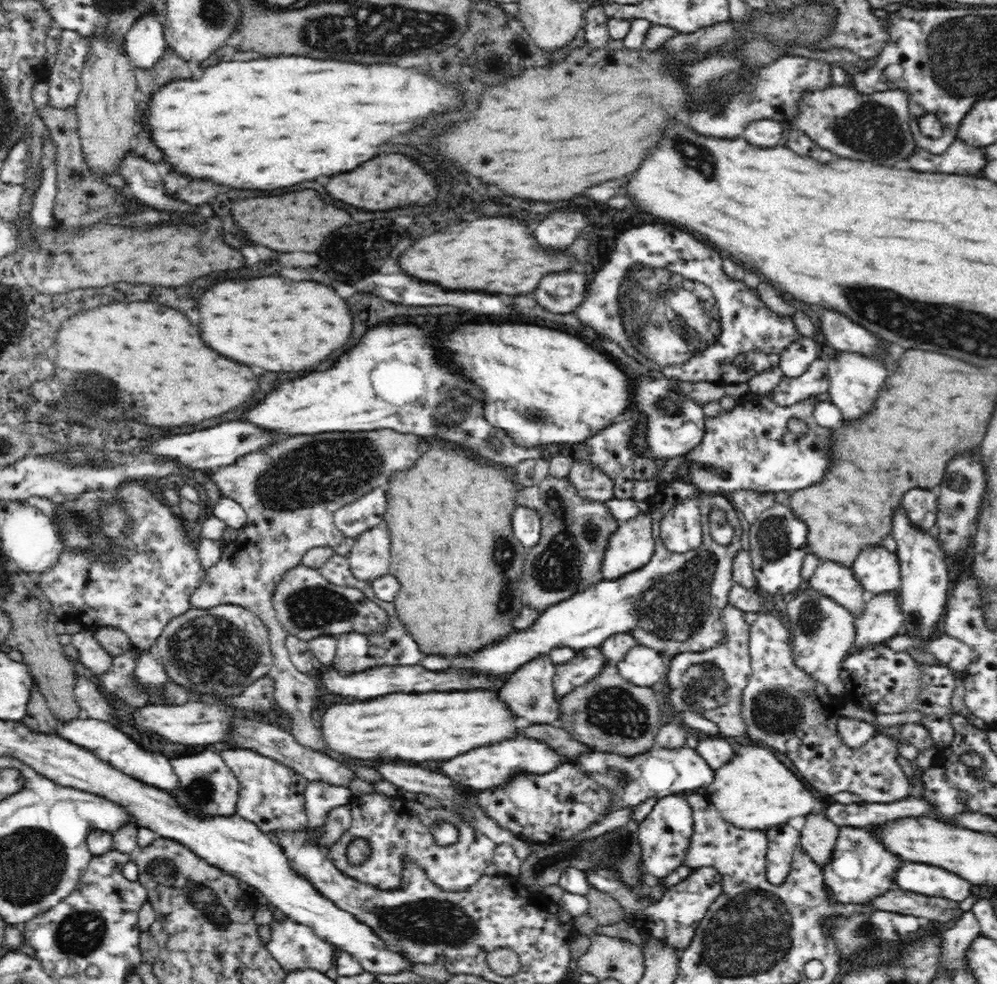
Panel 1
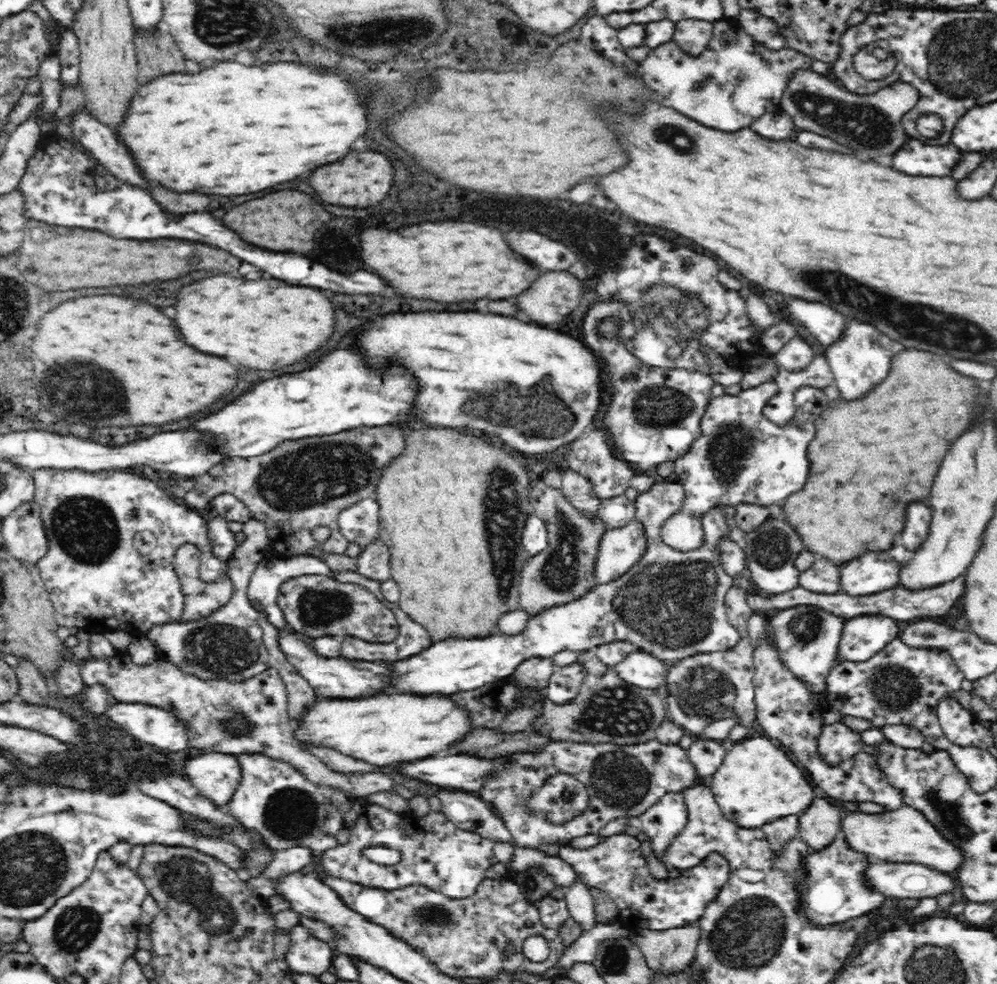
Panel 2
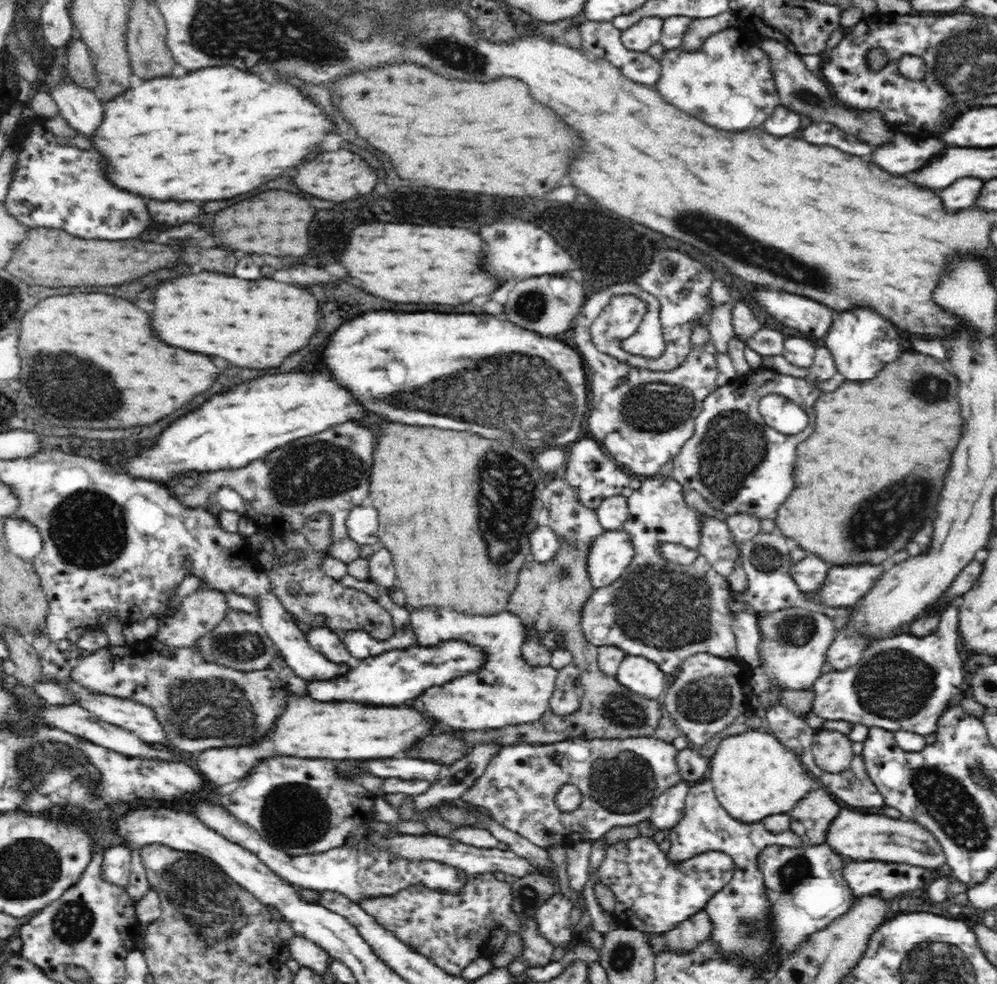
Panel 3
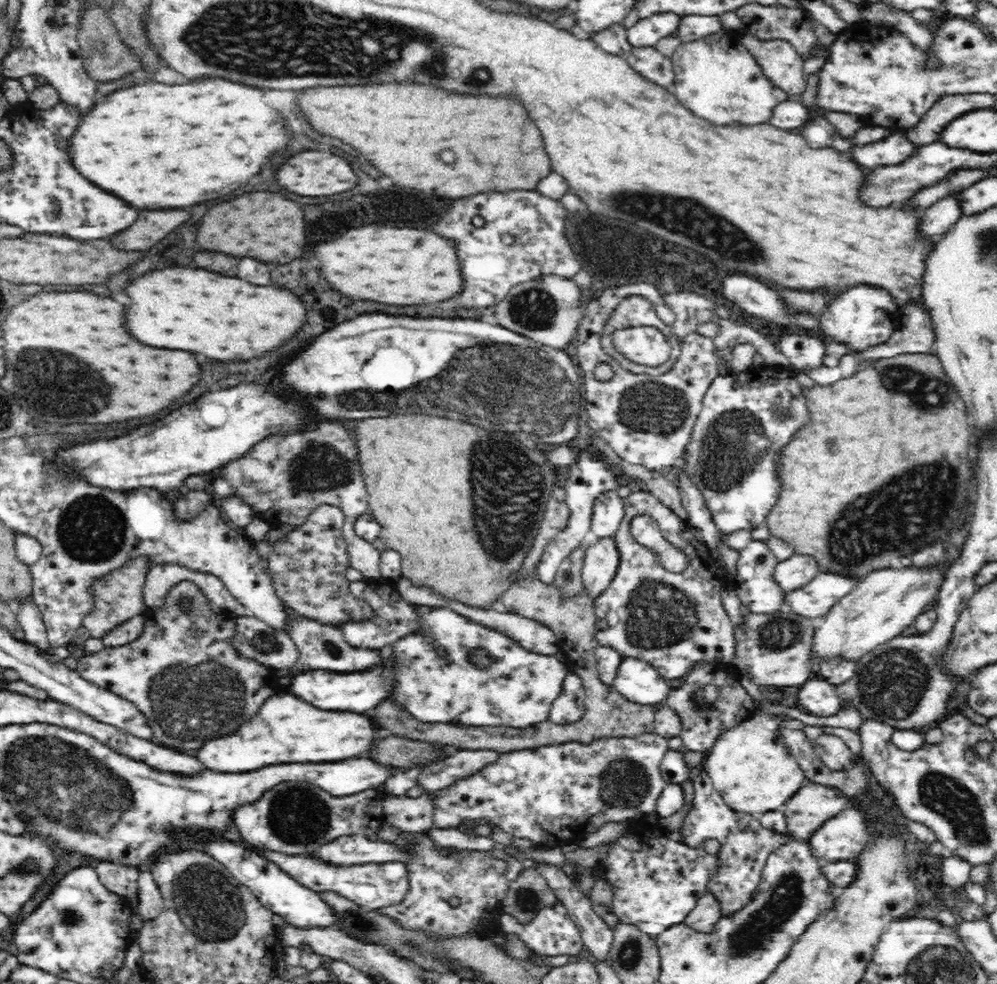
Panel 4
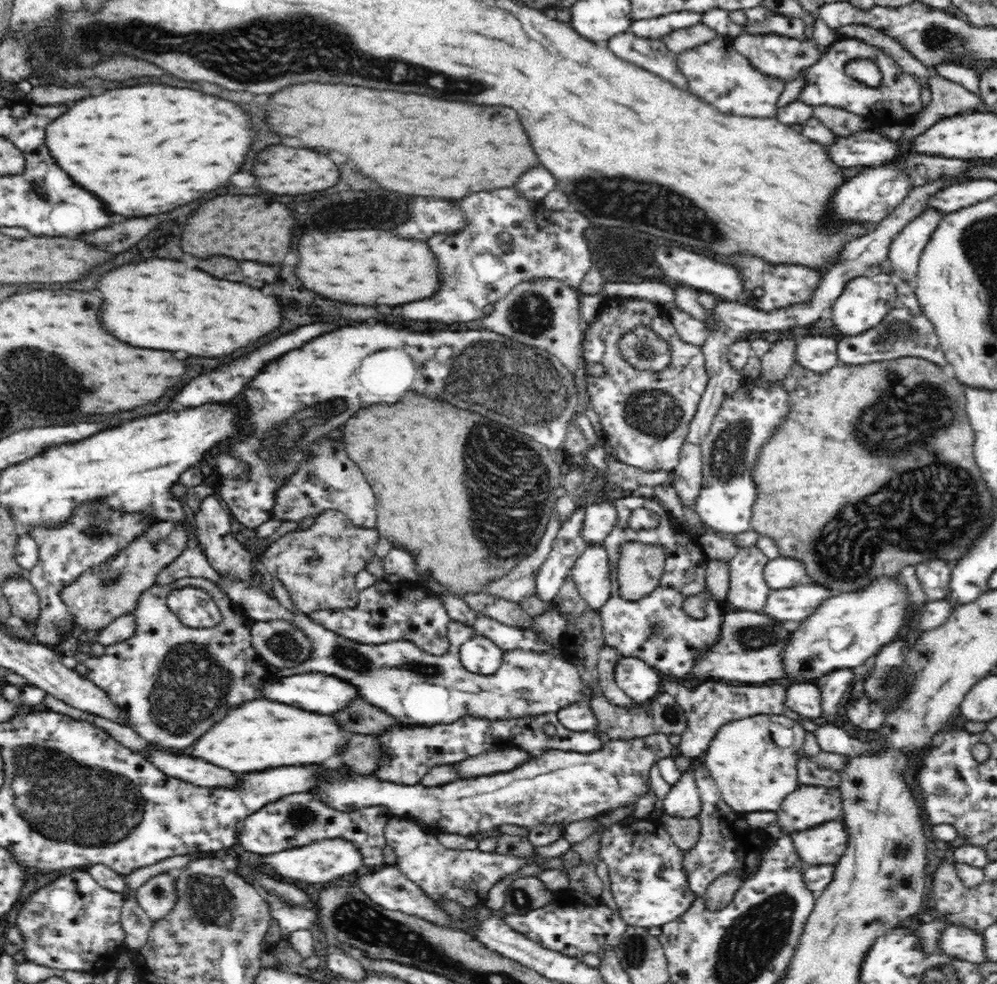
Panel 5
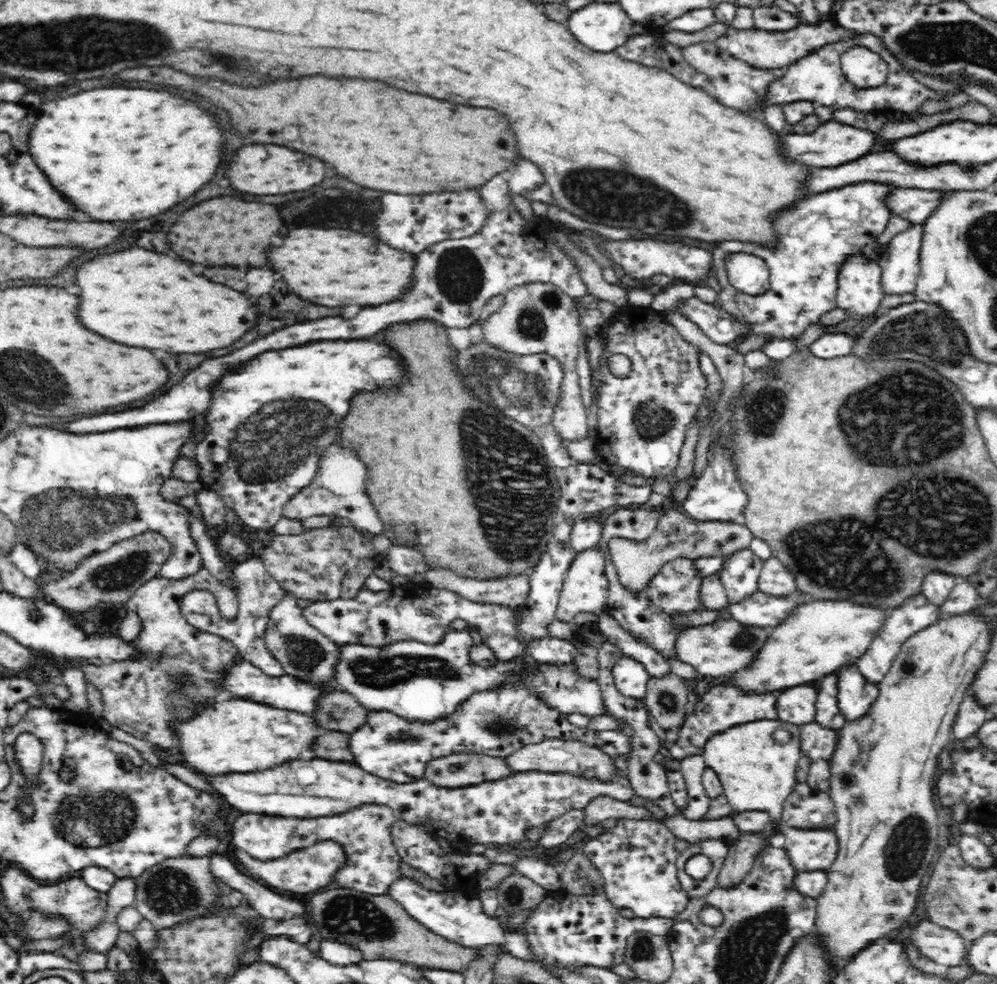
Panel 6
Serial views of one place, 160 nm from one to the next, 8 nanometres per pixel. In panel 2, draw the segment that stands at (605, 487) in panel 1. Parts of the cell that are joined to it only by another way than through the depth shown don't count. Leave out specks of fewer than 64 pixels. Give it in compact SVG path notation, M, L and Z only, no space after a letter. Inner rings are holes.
M570 469L564 471L559 489L563 498L578 512L594 517L594 519L598 517L601 500L595 497L591 484L583 476Z

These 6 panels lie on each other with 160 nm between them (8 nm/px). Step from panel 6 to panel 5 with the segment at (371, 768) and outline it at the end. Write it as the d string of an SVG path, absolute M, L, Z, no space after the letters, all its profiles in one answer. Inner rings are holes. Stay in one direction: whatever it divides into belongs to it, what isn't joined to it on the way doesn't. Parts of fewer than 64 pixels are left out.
M556 713L536 714L536 716L518 716L518 718L481 718L466 714L450 724L421 726L406 725L390 726L388 730L376 734L380 748L380 762L372 774L385 782L394 782L406 786L421 783L422 777L440 763L460 763L466 758L498 752L506 749L526 749L530 752L542 752L549 749L572 751L590 754L604 748L613 740L608 733L598 731L570 731L565 728L558 719ZM552 724L557 733L549 736L545 733L544 726Z

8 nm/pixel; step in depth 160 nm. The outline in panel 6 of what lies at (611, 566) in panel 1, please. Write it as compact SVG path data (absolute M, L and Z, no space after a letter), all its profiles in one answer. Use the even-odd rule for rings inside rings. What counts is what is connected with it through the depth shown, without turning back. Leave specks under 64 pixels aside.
M597 548L579 552L574 556L563 578L556 618L572 621L576 614L580 613L597 616L606 612L608 595L609 580L605 573L605 556Z

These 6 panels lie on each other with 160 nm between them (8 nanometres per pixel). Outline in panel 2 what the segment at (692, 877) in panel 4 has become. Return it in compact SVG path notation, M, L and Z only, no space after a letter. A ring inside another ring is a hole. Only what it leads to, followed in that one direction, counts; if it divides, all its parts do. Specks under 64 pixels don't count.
M624 833L608 836L588 850L560 845L558 856L573 867L584 884L599 888L612 897L618 909L617 922L624 928L660 931L696 923L708 903L716 898L731 878L728 859L714 851L696 866L681 870L676 878L668 875L666 880L658 880L648 868L640 840Z

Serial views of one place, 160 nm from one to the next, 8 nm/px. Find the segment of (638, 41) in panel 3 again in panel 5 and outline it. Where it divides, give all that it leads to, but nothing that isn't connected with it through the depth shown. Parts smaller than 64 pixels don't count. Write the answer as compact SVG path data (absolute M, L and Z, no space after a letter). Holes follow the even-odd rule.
M682 11L666 14L660 18L646 18L635 20L630 26L630 32L638 37L661 39L672 31L696 26L702 23L702 13Z

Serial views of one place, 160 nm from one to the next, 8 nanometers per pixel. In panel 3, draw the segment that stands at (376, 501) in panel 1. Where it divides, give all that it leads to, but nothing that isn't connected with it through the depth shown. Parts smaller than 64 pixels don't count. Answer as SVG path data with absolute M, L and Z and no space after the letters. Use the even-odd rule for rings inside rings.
M369 503L350 510L346 526L350 537L358 544L369 544L375 548L379 546L378 513Z

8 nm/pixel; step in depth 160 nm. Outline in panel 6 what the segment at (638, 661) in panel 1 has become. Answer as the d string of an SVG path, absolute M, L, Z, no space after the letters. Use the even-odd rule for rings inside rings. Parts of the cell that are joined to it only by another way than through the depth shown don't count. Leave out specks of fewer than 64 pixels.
M623 657L612 669L616 689L623 696L643 699L650 678L646 668L634 658Z

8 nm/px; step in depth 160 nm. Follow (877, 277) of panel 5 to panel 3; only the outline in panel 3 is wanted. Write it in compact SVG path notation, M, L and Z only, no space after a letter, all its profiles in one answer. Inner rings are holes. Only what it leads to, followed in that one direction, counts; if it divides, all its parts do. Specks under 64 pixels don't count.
M854 306L850 310L834 310L830 328L823 336L825 346L832 351L836 370L848 380L874 378L876 372L884 368L884 364L892 362L901 352L900 330L890 320L882 318L878 312L866 306Z

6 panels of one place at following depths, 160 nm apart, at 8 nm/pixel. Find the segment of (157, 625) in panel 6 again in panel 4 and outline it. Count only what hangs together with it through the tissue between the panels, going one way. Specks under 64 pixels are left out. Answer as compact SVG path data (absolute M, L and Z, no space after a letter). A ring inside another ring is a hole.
M194 581L175 584L164 595L160 606L141 608L140 611L144 614L143 631L137 639L123 646L106 647L104 651L81 657L76 672L94 685L130 701L146 718L158 744L194 750L202 746L206 738L214 738L214 734L226 734L230 726L236 726L242 722L242 718L250 718L250 714L254 714L254 710L258 710L268 696L281 693L280 672L247 658L232 643L236 636L238 616L214 605ZM190 597L194 603L192 612L181 612L177 604Z

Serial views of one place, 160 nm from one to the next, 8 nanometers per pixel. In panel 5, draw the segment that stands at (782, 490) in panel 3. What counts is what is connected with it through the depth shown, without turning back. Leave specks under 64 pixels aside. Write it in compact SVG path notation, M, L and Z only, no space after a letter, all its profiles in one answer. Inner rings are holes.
M780 382L770 386L756 386L745 392L740 386L720 406L716 418L702 440L701 489L693 502L693 510L709 530L721 534L738 534L750 530L750 517L755 499L751 480L751 466L762 444L766 444L773 428L787 413L787 392Z

